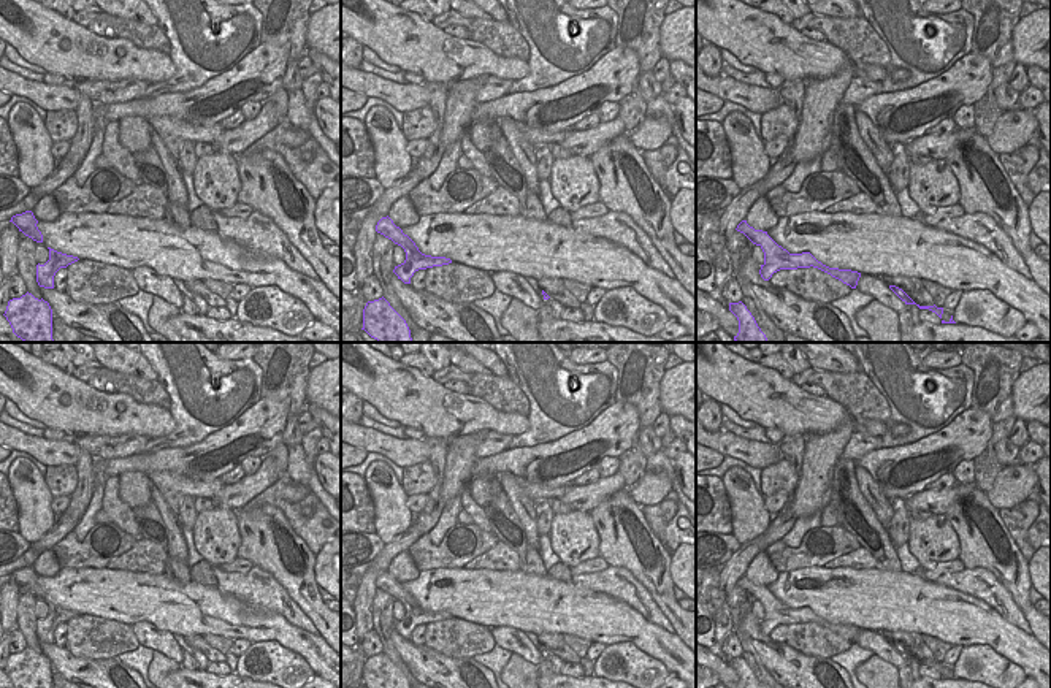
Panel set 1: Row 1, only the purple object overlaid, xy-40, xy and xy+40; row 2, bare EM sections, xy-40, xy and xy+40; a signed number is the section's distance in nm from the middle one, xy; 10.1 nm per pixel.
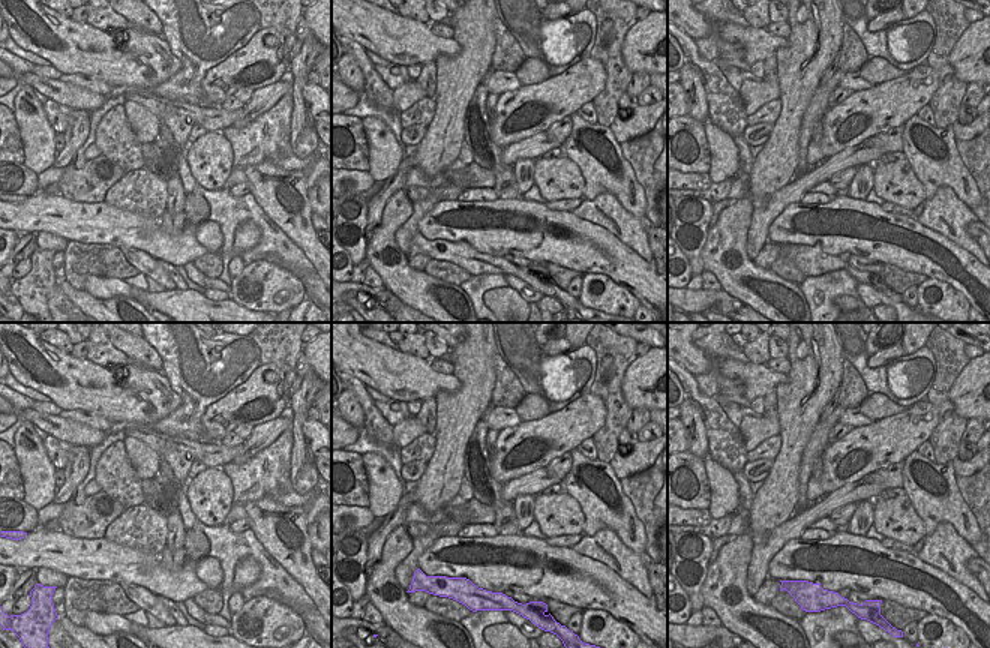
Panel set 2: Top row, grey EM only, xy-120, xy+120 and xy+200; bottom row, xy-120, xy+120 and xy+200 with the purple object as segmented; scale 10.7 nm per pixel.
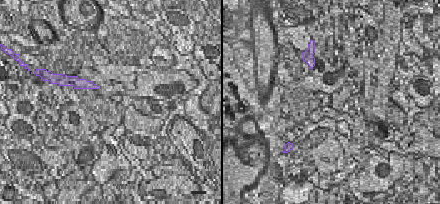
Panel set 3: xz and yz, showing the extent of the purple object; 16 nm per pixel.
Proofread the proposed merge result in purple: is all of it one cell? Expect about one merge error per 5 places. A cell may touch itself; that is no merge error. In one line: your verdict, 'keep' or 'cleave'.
cleave

